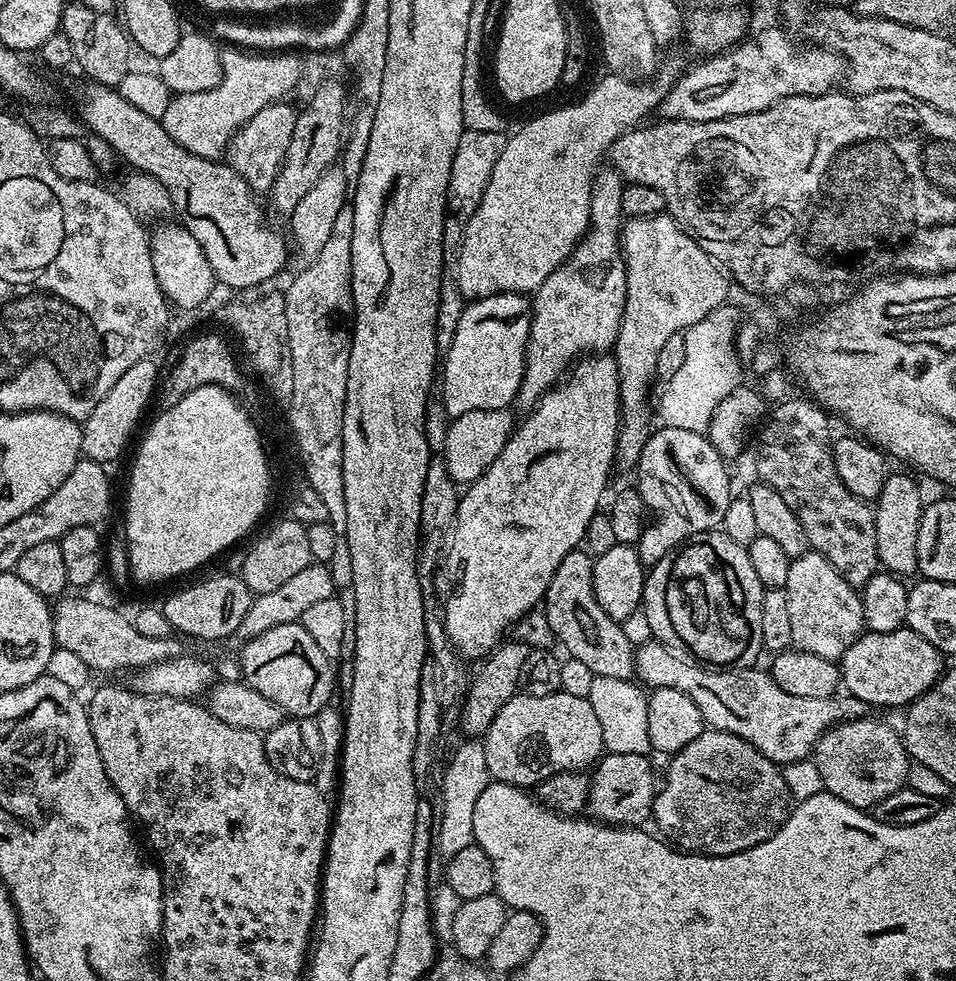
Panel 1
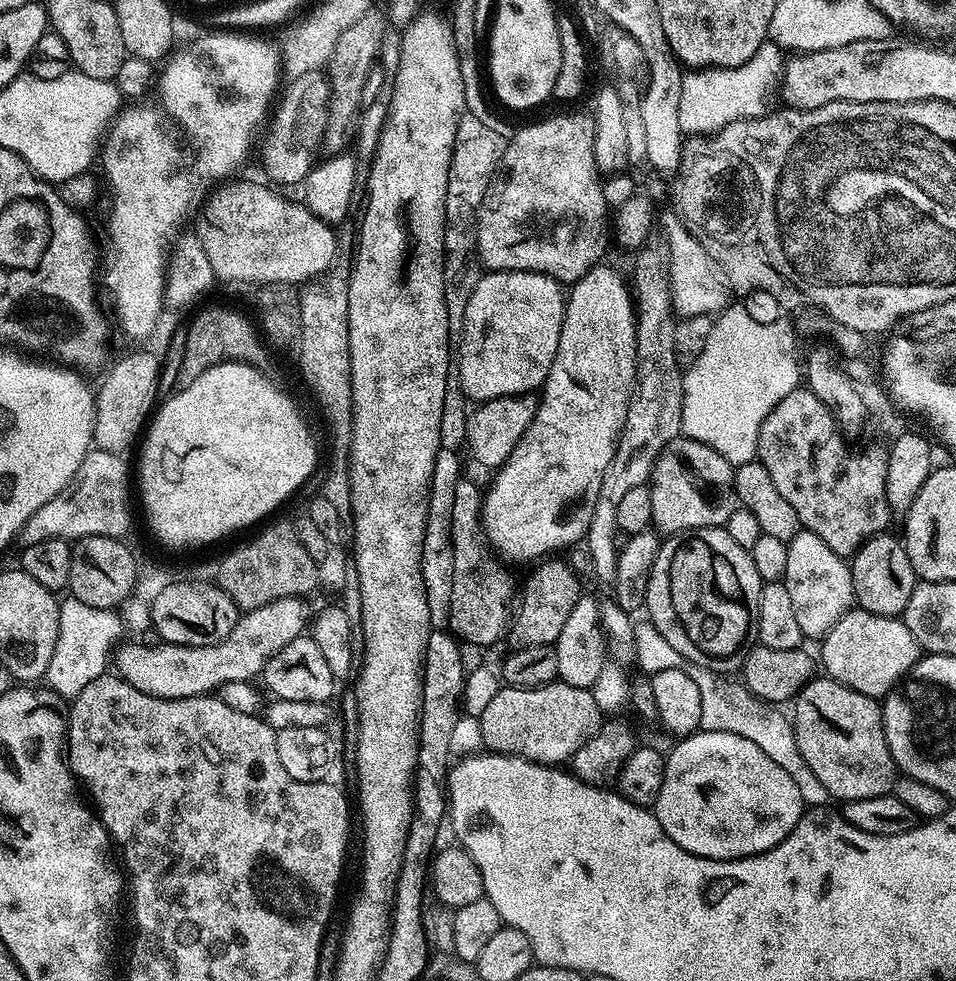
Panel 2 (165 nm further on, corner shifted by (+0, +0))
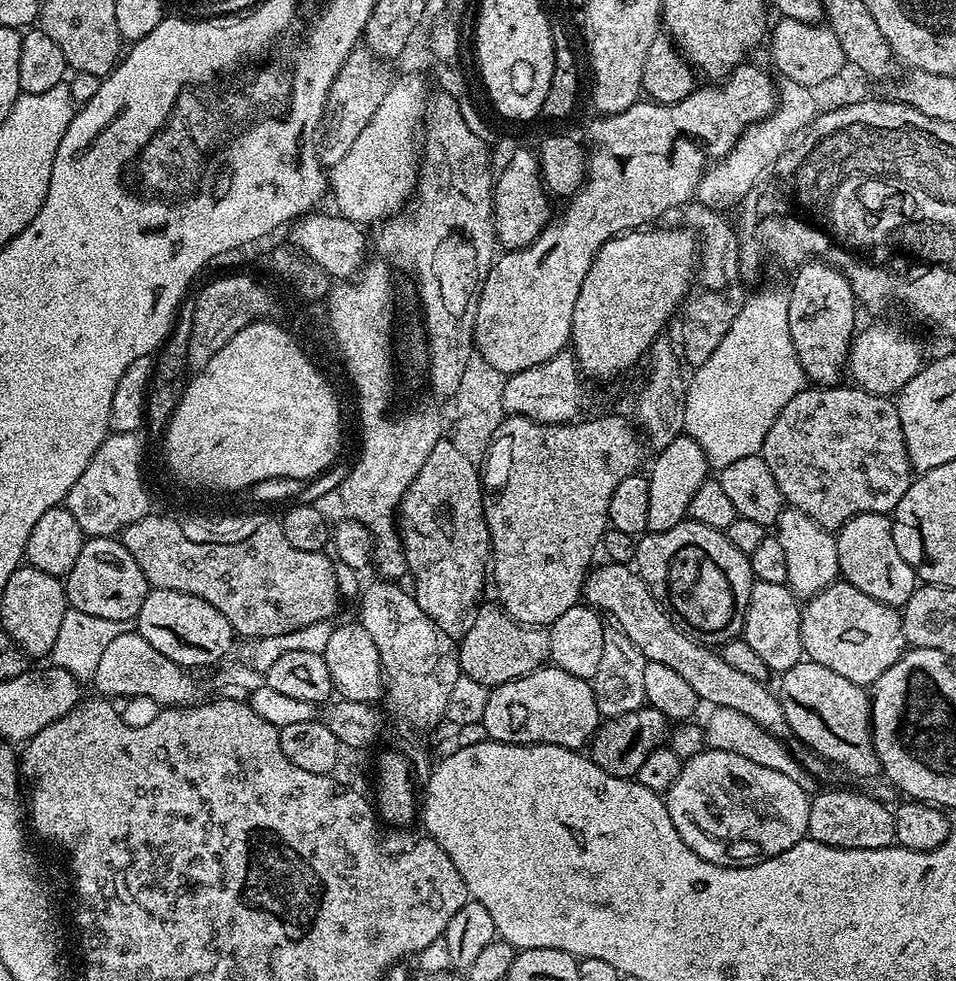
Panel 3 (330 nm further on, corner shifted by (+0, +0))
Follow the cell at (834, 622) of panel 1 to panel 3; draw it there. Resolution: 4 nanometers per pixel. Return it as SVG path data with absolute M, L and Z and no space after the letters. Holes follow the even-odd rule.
M785 507L784 513L777 518L774 532L786 553L787 585L800 598L817 596L824 588L837 583L840 576L838 566L838 546L835 535L823 528L814 518L802 514L802 510Z

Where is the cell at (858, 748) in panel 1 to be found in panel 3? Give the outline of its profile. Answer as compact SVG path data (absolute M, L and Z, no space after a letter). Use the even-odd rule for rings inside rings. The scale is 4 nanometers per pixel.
M807 658L783 673L779 680L778 695L786 722L791 735L796 735L805 749L815 752L829 765L837 764L842 771L860 780L881 775L880 759L872 741L870 696L861 685Z

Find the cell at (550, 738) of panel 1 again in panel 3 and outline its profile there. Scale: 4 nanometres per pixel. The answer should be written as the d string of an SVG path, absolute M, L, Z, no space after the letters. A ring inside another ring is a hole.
M545 666L502 686L491 689L486 702L482 721L488 732L488 739L500 744L553 744L559 748L580 750L596 735L596 729L602 723L596 695L589 681L568 674L555 666Z

